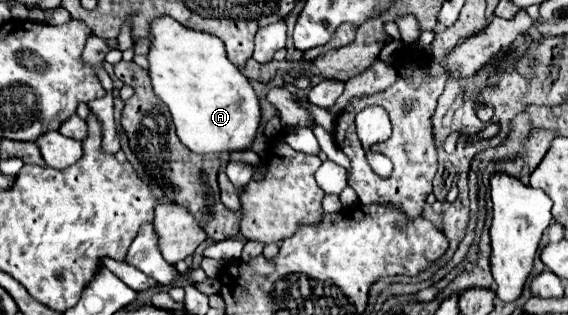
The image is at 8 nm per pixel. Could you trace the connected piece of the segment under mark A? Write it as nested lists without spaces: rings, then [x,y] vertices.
[[[158,16],[150,22],[148,42],[152,86],[170,110],[180,142],[196,154],[250,148],[260,122],[260,106],[248,78],[228,60],[224,42],[218,36],[182,26],[172,16]]]

